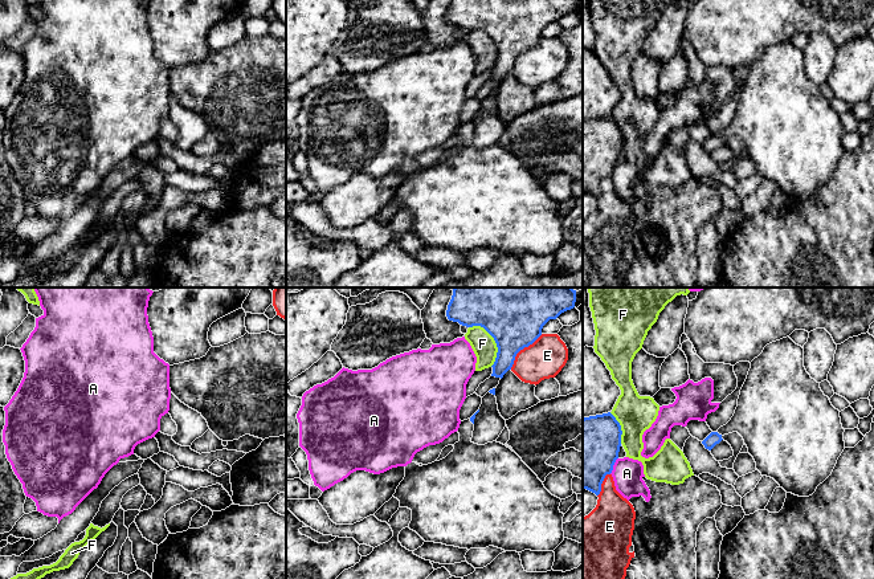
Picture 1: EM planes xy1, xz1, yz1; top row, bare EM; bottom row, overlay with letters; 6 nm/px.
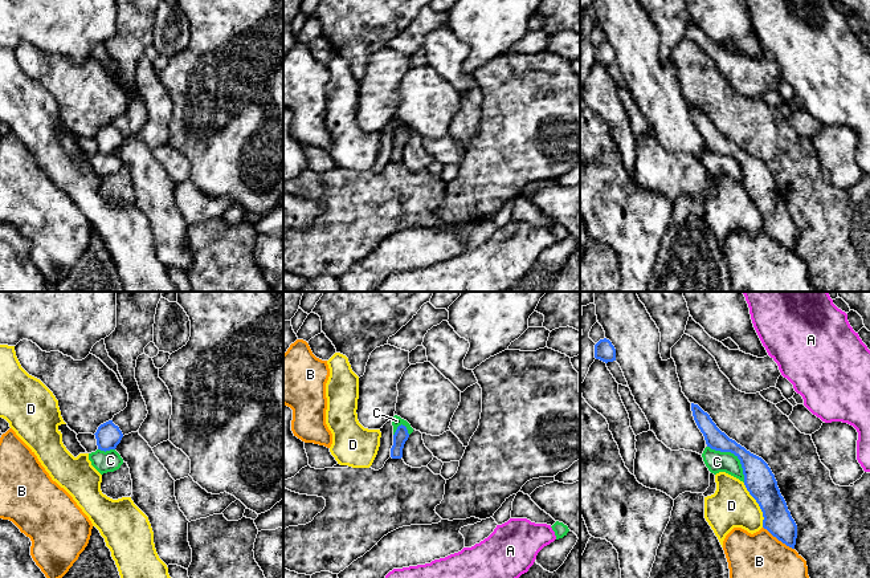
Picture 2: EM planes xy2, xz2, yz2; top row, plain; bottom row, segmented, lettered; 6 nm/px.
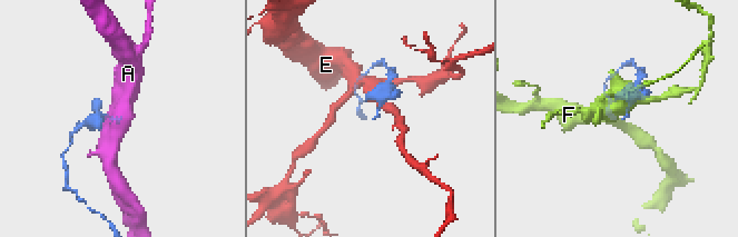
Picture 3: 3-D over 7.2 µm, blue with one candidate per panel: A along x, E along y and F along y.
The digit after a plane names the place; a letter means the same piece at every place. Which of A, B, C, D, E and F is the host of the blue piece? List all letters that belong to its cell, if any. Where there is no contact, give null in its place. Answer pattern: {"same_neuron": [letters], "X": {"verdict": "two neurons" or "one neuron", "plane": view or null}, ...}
{"same_neuron": [], "A": {"verdict": "two neurons", "plane": "yz1"}, "B": {"verdict": "two neurons", "plane": "yz2"}, "C": {"verdict": "two neurons", "plane": "yz2"}, "D": {"verdict": "two neurons", "plane": "yz2"}, "E": {"verdict": "two neurons", "plane": "xz1"}, "F": {"verdict": "two neurons", "plane": "xz1"}}

